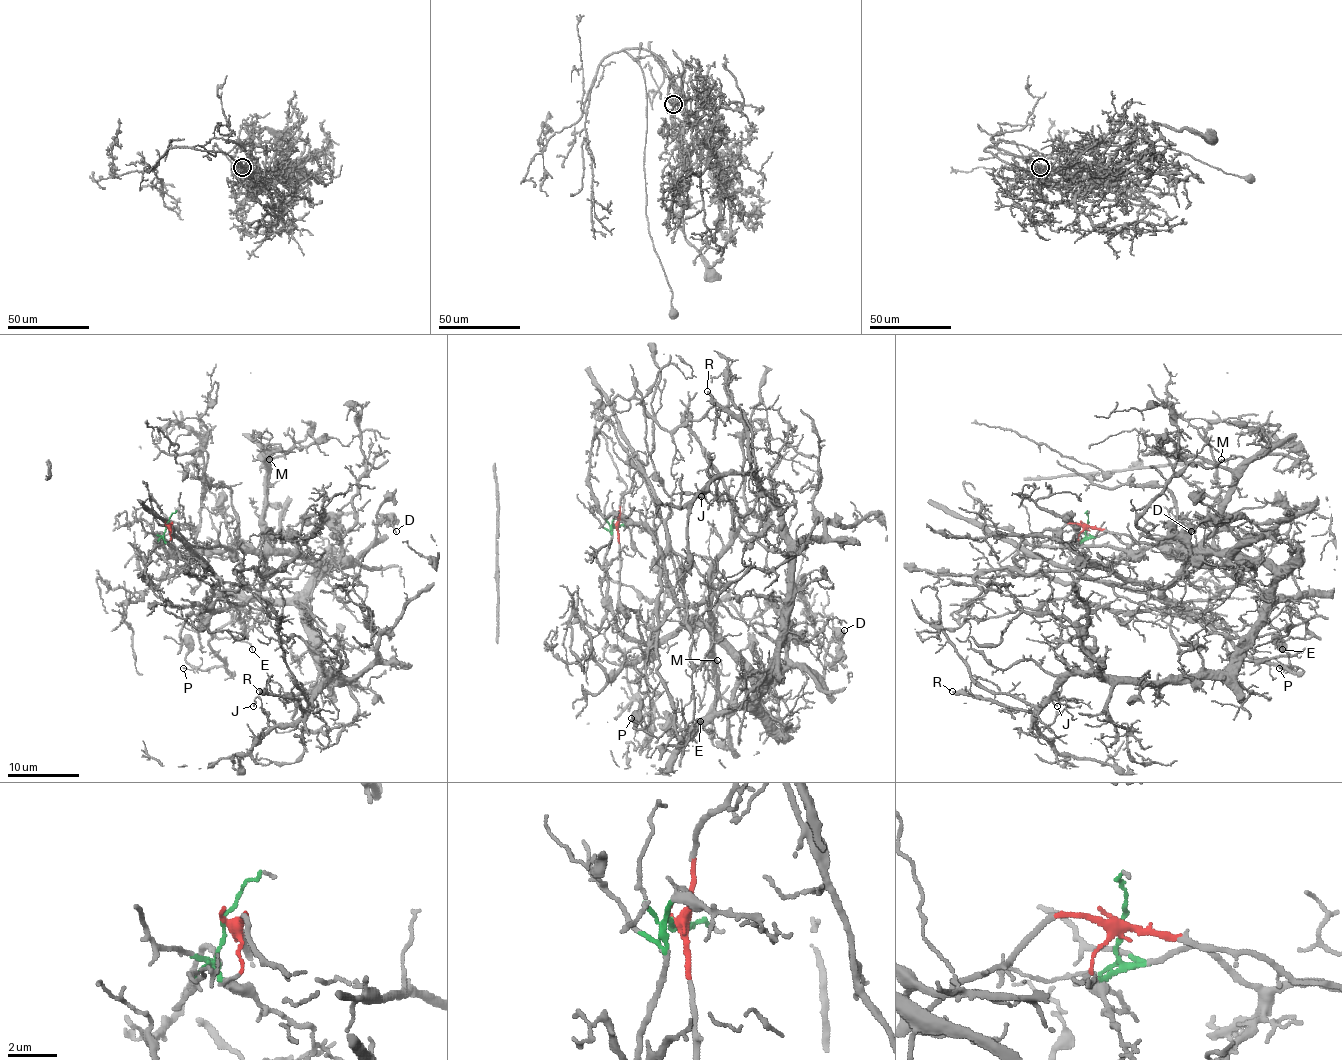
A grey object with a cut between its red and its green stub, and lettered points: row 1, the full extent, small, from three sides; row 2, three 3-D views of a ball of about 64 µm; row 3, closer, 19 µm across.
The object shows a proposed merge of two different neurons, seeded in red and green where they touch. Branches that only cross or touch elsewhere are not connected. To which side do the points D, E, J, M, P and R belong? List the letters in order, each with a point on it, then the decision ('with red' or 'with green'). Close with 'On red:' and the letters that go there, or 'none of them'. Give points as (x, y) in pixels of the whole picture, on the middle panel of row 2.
D: place (844, 630); with green
E: place (700, 721); with green
J: place (701, 496); with green
M: place (717, 660); with green
P: place (631, 718); with red
R: place (707, 391); with green
On red: P

